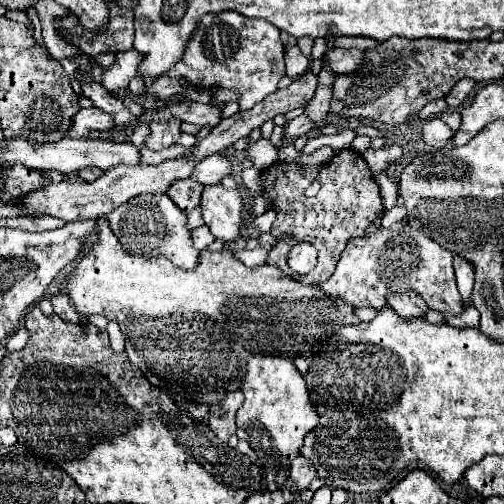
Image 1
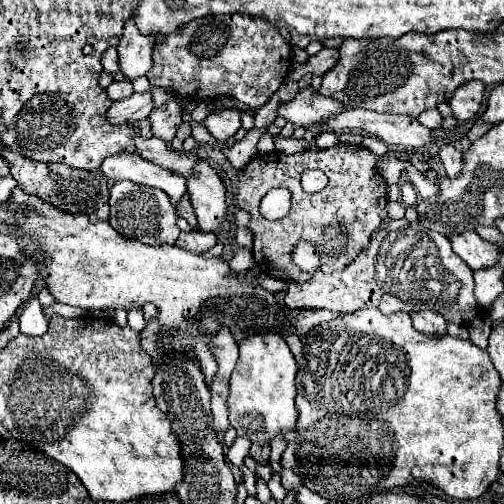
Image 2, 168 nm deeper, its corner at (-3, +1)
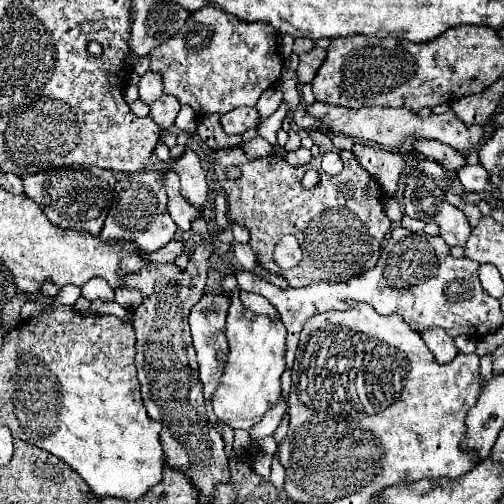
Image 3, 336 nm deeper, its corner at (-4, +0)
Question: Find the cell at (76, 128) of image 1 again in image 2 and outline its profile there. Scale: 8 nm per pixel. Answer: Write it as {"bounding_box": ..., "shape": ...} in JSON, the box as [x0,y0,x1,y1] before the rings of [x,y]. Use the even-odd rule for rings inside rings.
{"bounding_box":[107,91,153,125],"shape":[[[143,91],[143,93],[133,93],[127,99],[115,101],[107,111],[107,119],[113,125],[133,123],[133,121],[147,119],[151,111],[153,111],[153,95],[151,91]]]}

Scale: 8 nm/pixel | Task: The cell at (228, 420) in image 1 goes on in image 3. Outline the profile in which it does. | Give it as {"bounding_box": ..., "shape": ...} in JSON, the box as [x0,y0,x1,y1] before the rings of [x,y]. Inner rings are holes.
{"bounding_box":[190,294,230,400],"shape":[[[204,294],[200,302],[192,306],[192,312],[190,312],[190,330],[192,330],[194,348],[198,352],[200,380],[204,384],[206,400],[212,398],[212,392],[216,392],[220,384],[220,376],[224,374],[224,364],[226,364],[226,354],[228,354],[228,338],[224,336],[224,326],[226,326],[228,306],[230,306],[230,300],[224,298],[222,294]]]}

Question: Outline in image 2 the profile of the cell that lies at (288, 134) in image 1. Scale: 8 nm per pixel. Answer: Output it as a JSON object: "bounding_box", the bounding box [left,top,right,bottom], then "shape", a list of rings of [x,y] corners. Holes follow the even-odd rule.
{"bounding_box":[323,109,435,149],"shape":[[[347,109],[335,115],[331,123],[323,125],[335,133],[367,133],[371,137],[379,137],[387,145],[403,145],[411,149],[425,149],[429,143],[435,141],[433,131],[423,127],[417,119],[409,115],[387,115],[363,109]]]}

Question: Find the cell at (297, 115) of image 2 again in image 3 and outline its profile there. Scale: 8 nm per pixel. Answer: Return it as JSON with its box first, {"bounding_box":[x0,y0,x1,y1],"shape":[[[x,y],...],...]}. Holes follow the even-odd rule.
{"bounding_box":[306,100,482,152],"shape":[[[318,100],[306,106],[306,112],[310,116],[314,116],[316,120],[324,122],[328,126],[330,132],[340,132],[352,138],[364,138],[368,142],[376,142],[378,146],[384,146],[388,150],[396,150],[396,152],[412,152],[412,144],[418,138],[430,138],[430,140],[440,140],[448,146],[452,146],[458,152],[468,152],[472,150],[480,140],[482,140],[482,126],[466,126],[462,124],[456,114],[452,110],[436,116],[428,116],[428,118],[420,118],[414,112],[408,112],[406,108],[382,108],[382,106],[374,106],[374,108],[360,108],[360,110],[350,110],[344,106],[328,106],[328,104],[320,104]]]}

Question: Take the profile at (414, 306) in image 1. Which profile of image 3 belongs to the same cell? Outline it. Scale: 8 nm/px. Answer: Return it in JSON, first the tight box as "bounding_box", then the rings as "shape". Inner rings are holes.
{"bounding_box":[422,328,458,362],"shape":[[[442,328],[424,330],[422,338],[438,362],[450,362],[458,354],[458,350],[452,342],[452,336],[448,336]]]}

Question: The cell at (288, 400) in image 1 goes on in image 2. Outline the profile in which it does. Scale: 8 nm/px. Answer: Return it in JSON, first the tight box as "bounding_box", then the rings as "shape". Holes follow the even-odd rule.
{"bounding_box":[229,331,297,443],"shape":[[[259,331],[239,343],[239,361],[229,379],[229,423],[237,435],[247,435],[251,443],[269,443],[281,429],[293,429],[297,363],[287,343],[275,331]]]}

